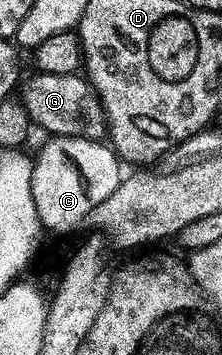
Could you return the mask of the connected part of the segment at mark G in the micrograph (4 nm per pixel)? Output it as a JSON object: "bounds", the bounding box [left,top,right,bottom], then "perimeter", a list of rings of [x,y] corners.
{"bounds":[20,74,107,141],"perimeter":[[[37,74],[20,98],[30,114],[33,126],[42,128],[47,136],[95,141],[107,138],[106,110],[102,107],[102,98],[90,84],[89,78],[81,74]]]}

